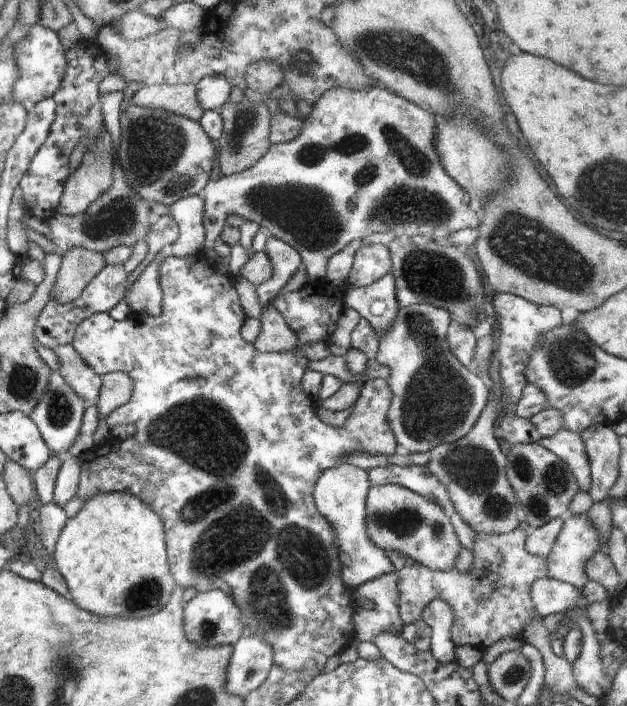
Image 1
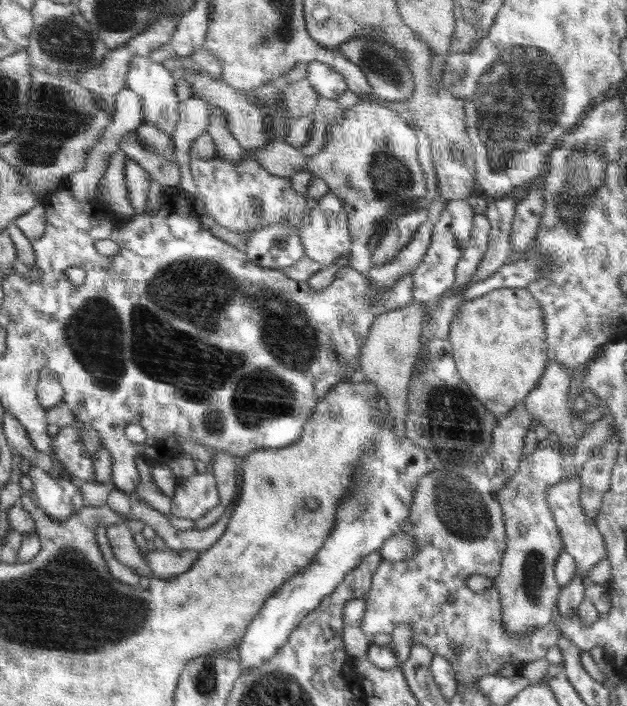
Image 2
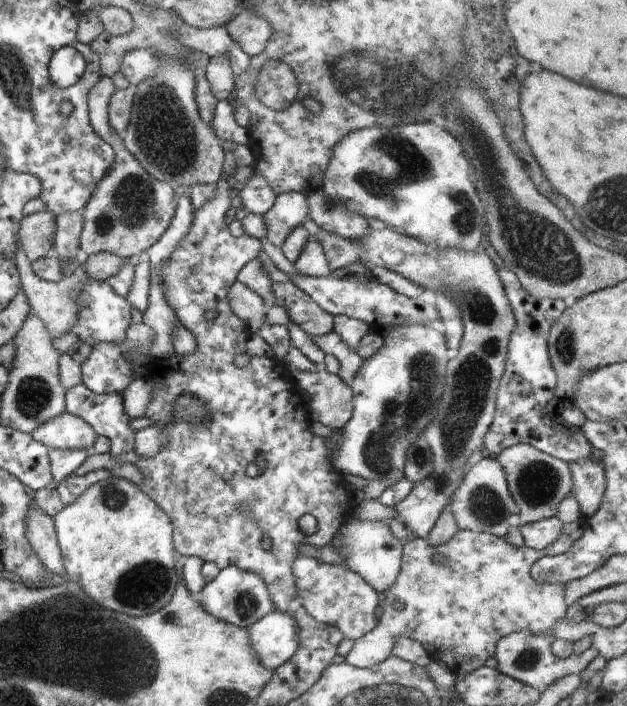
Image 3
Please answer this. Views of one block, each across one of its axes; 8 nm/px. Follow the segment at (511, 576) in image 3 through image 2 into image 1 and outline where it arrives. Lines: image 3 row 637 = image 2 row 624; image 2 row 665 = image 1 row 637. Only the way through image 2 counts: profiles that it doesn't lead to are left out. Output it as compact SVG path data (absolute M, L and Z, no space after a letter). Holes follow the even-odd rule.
M518 528L503 535L476 533L472 546L472 570L458 572L456 567L442 572L414 563L397 571L399 616L403 625L420 620L422 611L434 599L450 604L454 614L452 642L484 651L502 638L522 639L522 632L537 610L530 598L534 580L548 577L546 557L534 556L525 548L526 532Z

